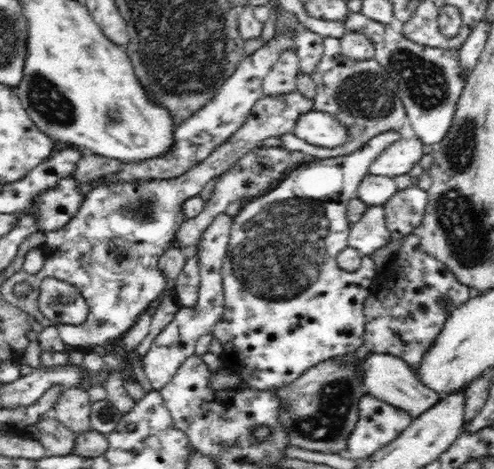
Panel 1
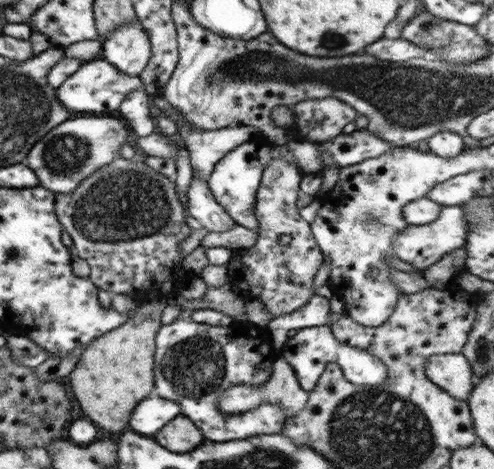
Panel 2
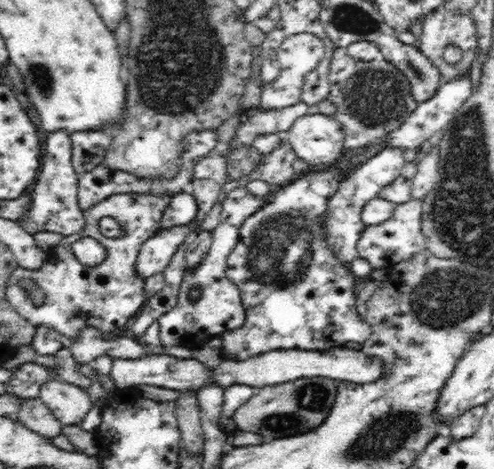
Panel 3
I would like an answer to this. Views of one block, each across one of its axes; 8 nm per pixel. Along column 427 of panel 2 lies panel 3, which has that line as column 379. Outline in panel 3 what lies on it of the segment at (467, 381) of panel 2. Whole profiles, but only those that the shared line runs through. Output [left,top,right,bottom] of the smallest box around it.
[110,348,384,392]

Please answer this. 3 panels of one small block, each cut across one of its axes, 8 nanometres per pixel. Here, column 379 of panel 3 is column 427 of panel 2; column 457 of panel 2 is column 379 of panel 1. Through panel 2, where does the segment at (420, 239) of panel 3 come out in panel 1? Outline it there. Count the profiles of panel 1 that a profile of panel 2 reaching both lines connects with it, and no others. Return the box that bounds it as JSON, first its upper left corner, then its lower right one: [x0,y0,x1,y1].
[350,206,390,258]

